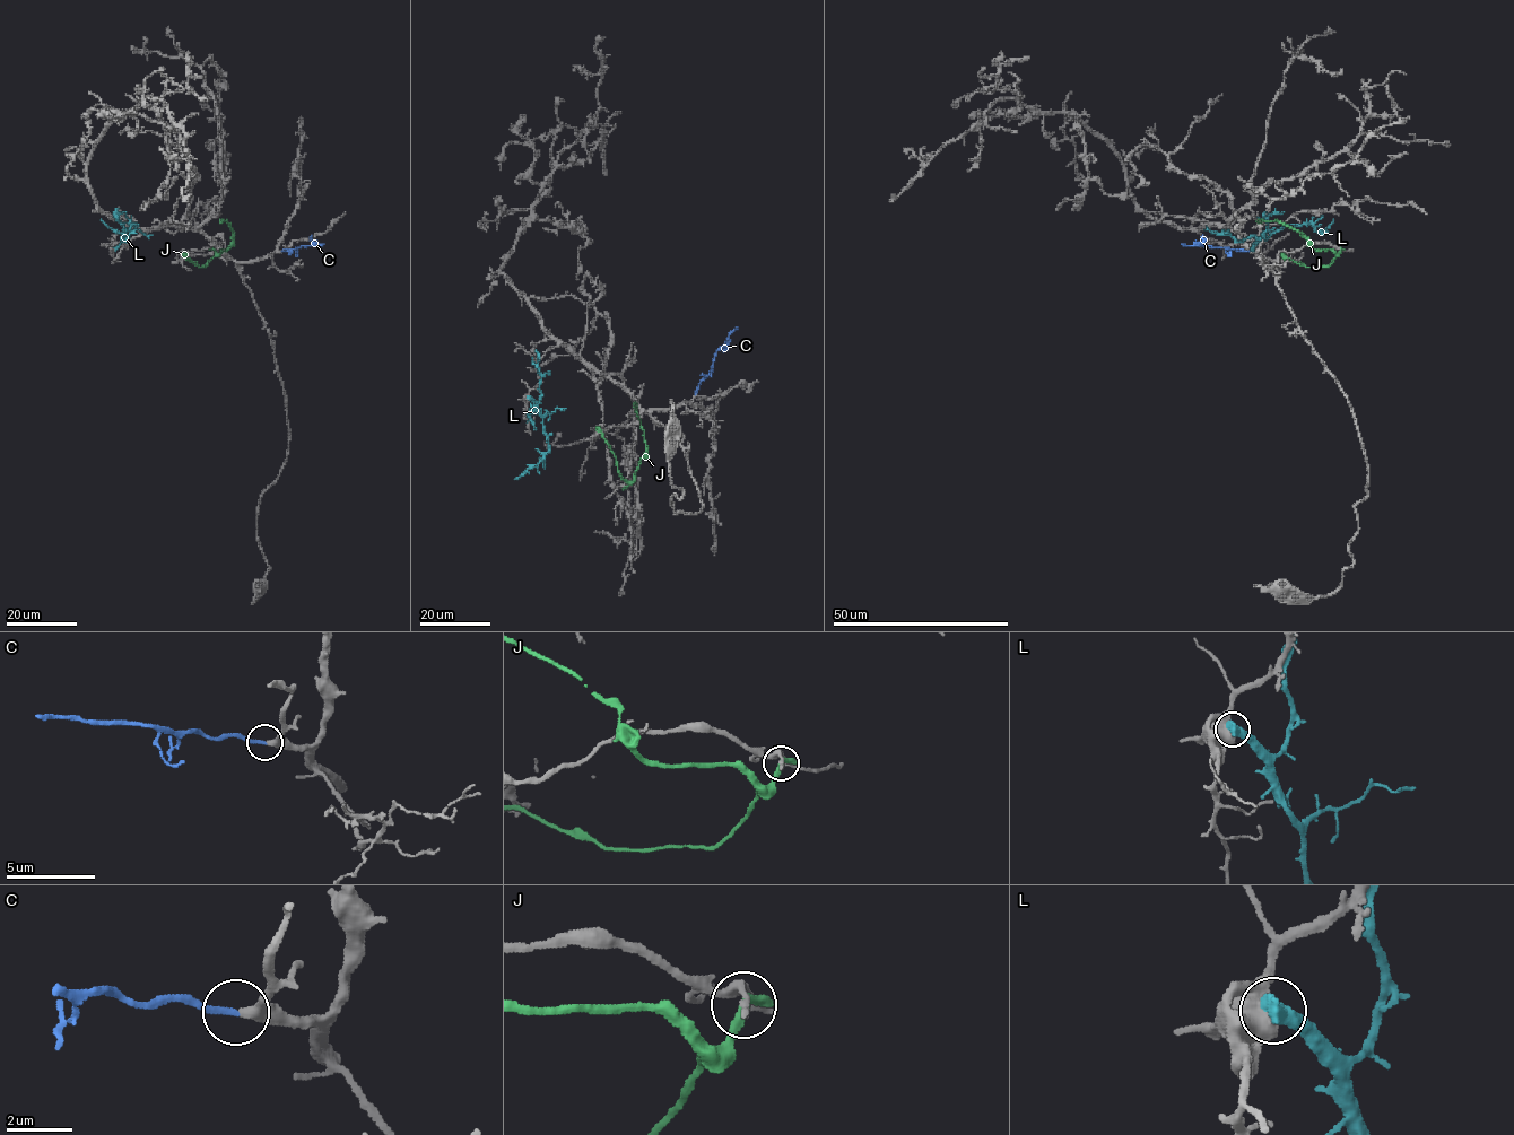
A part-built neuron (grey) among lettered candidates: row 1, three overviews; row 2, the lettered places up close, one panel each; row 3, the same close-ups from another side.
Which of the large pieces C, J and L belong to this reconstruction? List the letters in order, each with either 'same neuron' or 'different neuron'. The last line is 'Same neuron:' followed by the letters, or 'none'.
C: same neuron
J: different neuron
L: different neuron
Same neuron: C

